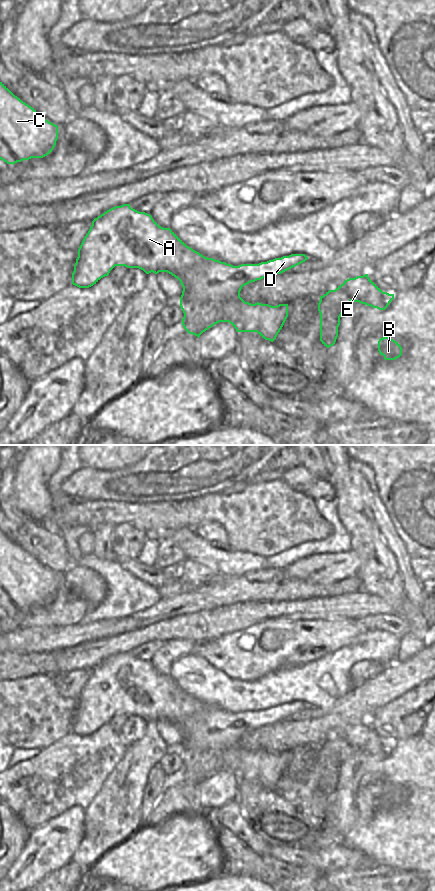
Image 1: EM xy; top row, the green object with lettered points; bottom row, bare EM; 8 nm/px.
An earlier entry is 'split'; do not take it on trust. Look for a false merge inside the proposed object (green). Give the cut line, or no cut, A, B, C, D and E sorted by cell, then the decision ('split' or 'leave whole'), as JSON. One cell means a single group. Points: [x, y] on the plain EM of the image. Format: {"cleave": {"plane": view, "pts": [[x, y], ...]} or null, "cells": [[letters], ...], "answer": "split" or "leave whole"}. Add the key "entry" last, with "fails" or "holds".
{"cleave": null, "cells": [["A", "B", "C", "D", "E"]], "answer": "leave whole", "entry": "fails"}

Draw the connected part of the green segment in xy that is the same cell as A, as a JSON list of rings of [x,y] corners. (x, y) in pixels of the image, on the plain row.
[[[130,652],[115,654],[92,669],[84,685],[72,721],[72,732],[89,736],[108,724],[115,714],[139,716],[146,722],[167,720],[177,726],[182,735],[180,755],[184,761],[182,773],[189,781],[200,783],[219,770],[229,770],[237,780],[257,780],[273,790],[288,765],[288,752],[271,754],[251,752],[240,745],[243,734],[281,722],[303,710],[305,702],[291,702],[259,712],[233,714],[207,706],[187,694],[170,676],[159,674],[150,662],[139,660]]]

